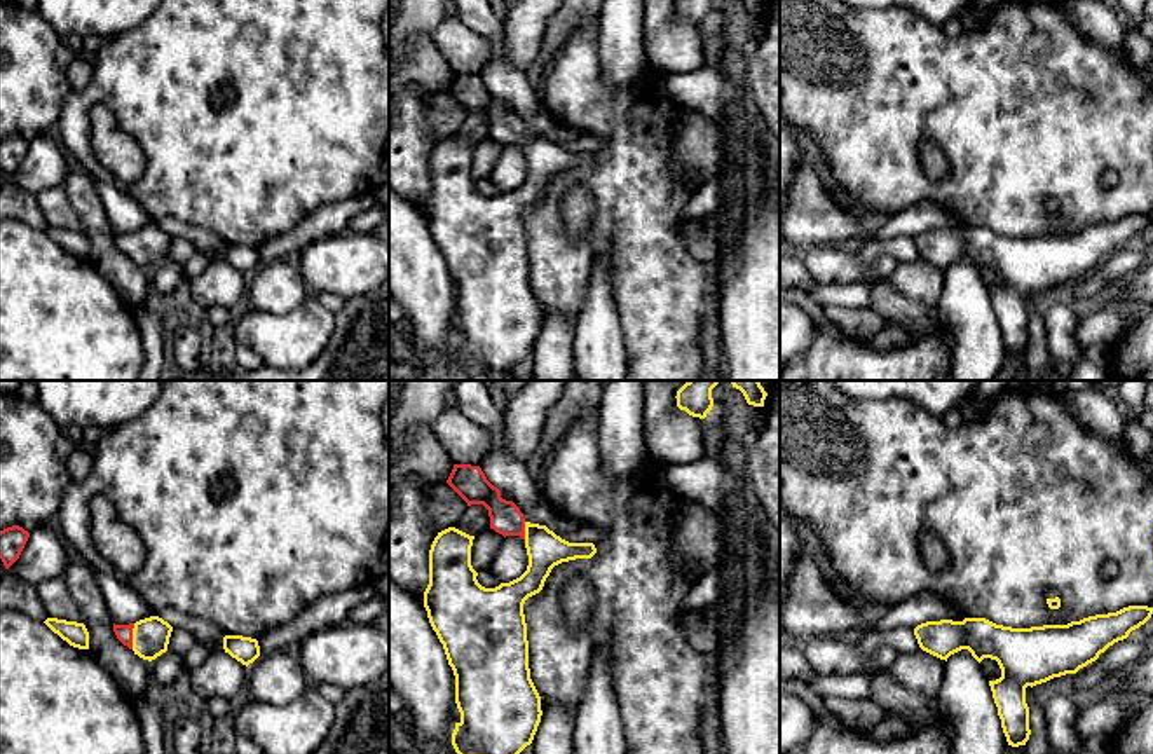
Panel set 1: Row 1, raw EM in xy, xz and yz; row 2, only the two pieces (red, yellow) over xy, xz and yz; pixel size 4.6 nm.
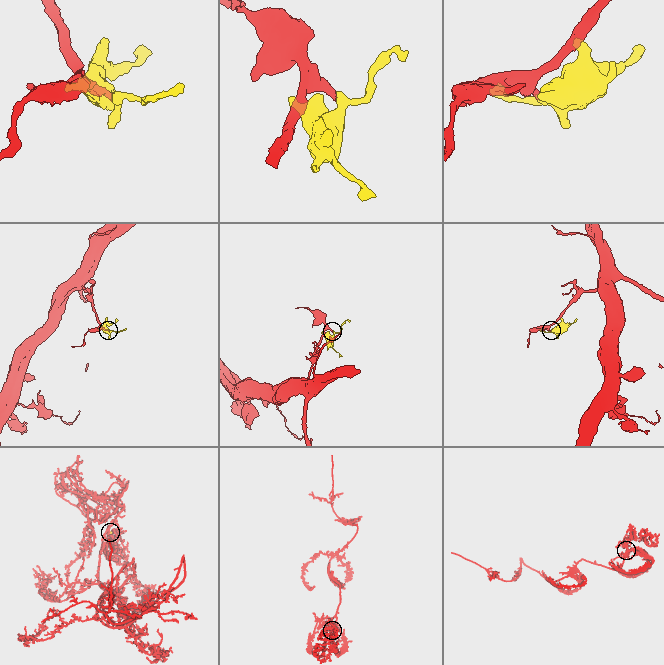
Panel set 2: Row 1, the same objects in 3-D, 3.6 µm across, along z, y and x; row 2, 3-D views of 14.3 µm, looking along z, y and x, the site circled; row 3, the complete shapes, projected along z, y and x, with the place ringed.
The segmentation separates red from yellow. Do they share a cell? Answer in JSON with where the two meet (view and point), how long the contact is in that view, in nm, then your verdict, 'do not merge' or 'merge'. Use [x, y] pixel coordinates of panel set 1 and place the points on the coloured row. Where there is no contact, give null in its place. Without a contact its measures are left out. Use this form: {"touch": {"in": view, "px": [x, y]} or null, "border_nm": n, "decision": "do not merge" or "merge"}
{"touch": {"in": "xy", "px": [131, 636]}, "border_nm": 120, "decision": "merge"}

